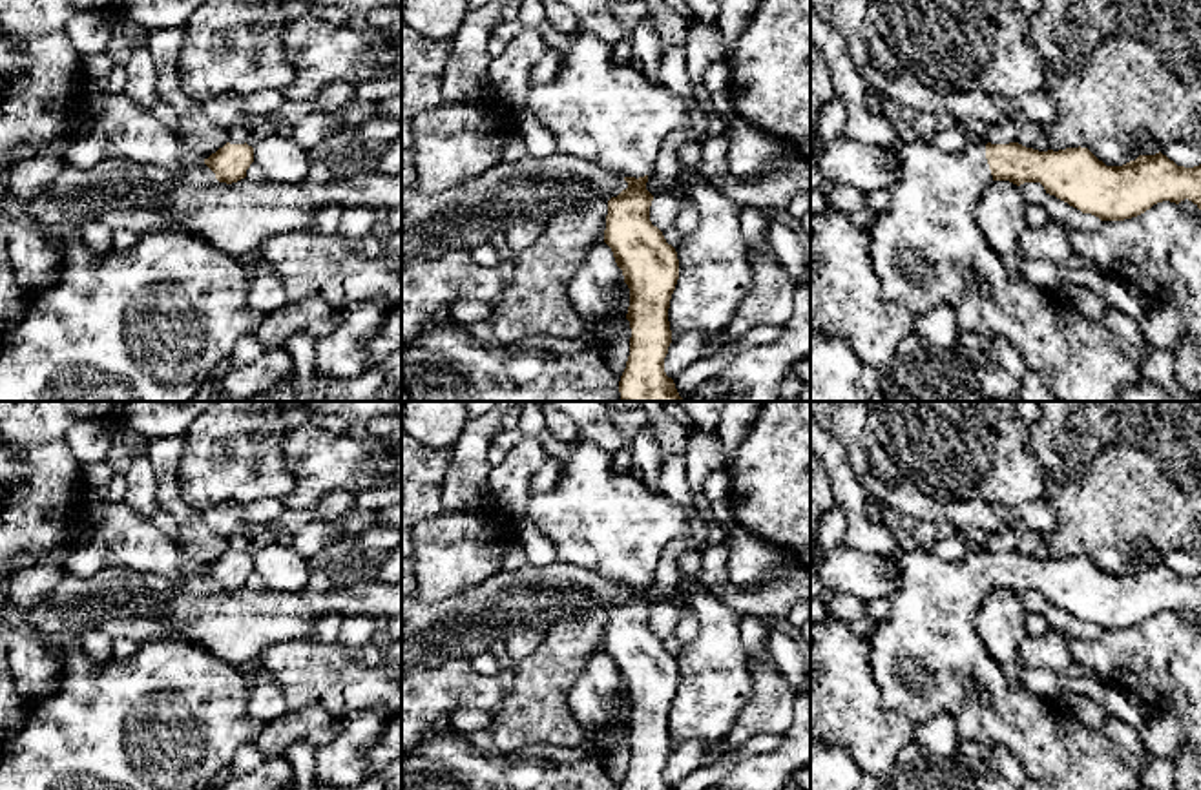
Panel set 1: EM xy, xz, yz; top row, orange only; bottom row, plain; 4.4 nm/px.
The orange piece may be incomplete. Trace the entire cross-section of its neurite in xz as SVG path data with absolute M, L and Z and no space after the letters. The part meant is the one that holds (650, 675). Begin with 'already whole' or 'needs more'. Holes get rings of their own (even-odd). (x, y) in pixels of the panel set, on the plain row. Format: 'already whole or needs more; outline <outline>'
needs more; outline M577 440L569 458L562 462L562 478L559 483L548 493L527 496L526 520L557 547L557 560L595 569L606 580L617 582L628 591L626 598L608 609L604 639L604 651L611 657L615 671L622 679L624 691L630 697L626 728L630 730L632 746L621 790L674 790L664 781L664 766L672 752L668 717L679 688L679 668L675 657L666 651L663 640L650 629L653 604L646 598L646 591L655 580L655 571L668 542L683 535L692 535L686 509L666 494L652 491L642 478L635 478L630 473L615 474L608 451L591 442Z

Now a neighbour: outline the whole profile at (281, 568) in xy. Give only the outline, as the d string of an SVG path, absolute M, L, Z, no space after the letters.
M274 542L254 555L254 569L272 591L298 593L307 587L312 564L287 542Z

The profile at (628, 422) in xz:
M613 411L613 420L626 438L632 438L646 421L644 411Z

